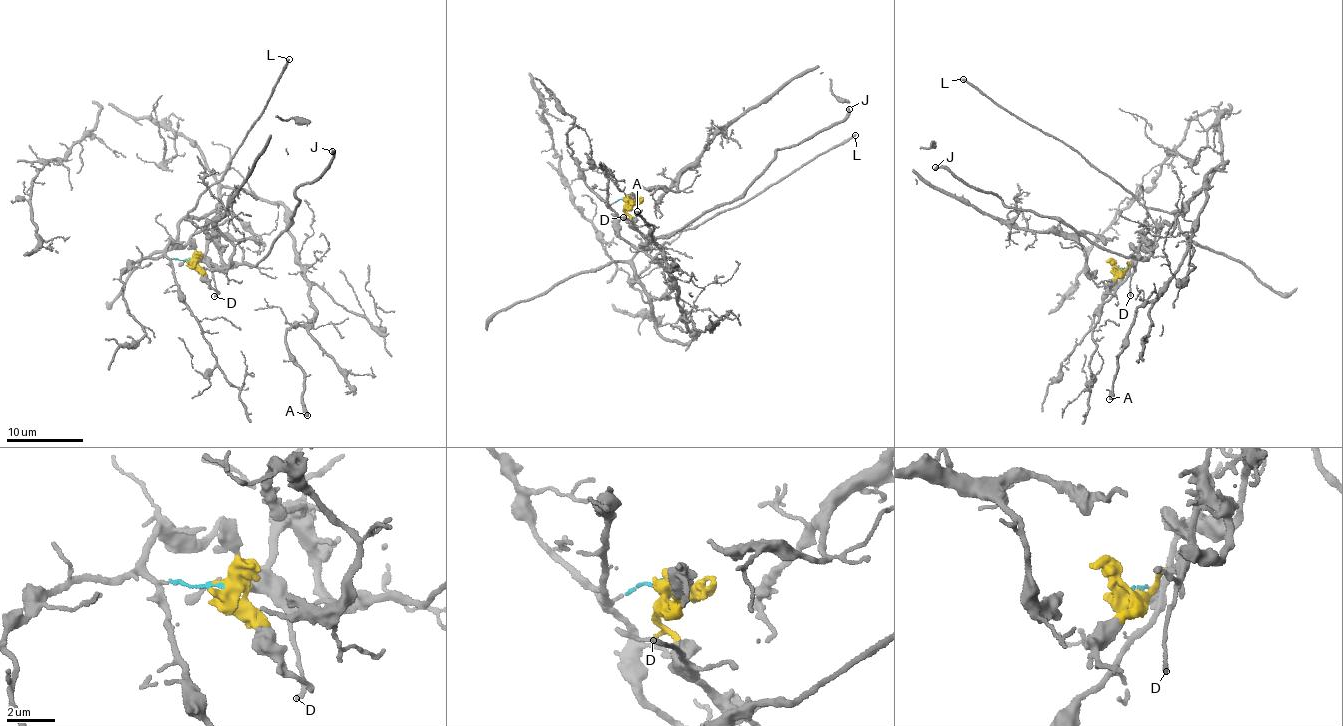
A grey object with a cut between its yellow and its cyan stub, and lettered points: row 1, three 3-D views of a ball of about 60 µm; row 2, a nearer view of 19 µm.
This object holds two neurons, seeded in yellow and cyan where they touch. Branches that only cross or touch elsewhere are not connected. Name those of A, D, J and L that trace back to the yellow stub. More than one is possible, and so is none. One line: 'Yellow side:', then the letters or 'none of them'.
Yellow side: D, J

